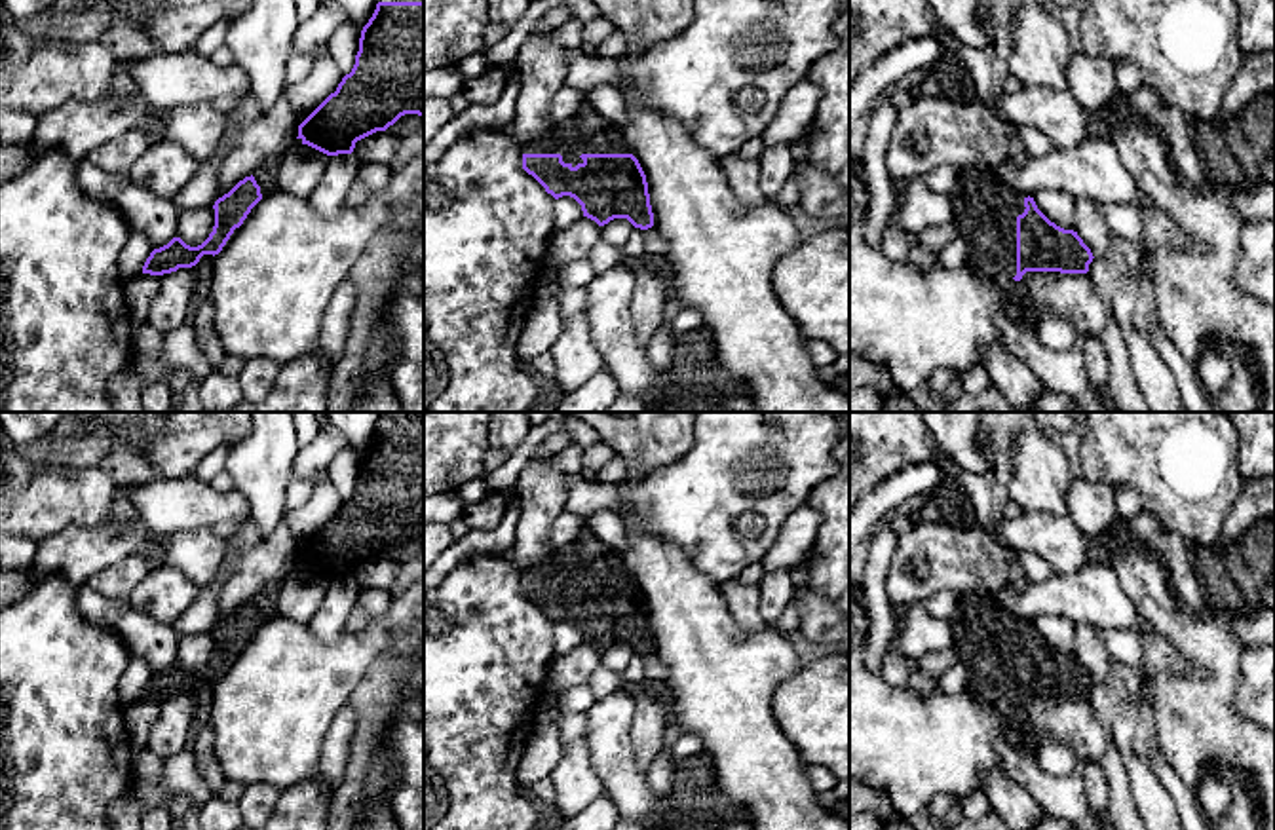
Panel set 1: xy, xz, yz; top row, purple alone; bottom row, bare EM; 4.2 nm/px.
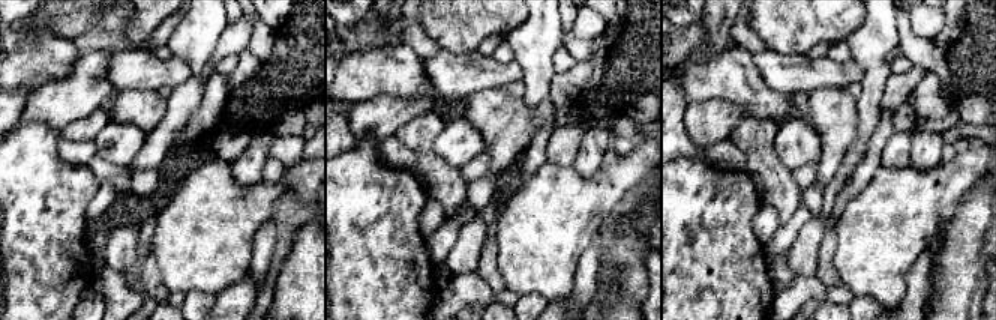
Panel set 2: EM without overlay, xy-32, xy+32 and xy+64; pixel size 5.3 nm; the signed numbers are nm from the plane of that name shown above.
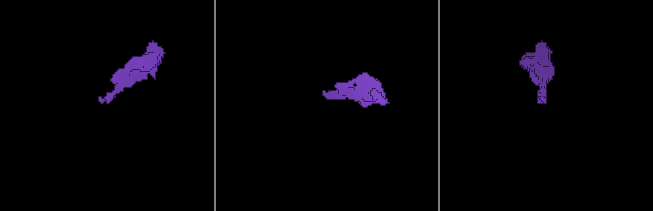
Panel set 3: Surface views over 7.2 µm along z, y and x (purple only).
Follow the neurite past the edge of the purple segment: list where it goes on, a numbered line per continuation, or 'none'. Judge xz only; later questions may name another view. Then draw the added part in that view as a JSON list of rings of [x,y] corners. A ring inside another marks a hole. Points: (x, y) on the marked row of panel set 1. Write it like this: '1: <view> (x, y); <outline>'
1: xz (588, 132); [[[585,101],[576,116],[555,122],[542,146],[528,148],[523,154],[561,154],[564,163],[576,167],[583,163],[581,154],[631,154],[631,148],[619,127]]]

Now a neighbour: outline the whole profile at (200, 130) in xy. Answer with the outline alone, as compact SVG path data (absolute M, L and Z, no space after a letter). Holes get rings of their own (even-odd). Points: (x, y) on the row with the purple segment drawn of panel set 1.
M198 103L160 114L163 139L182 146L200 163L211 160L230 131L230 114L215 103Z

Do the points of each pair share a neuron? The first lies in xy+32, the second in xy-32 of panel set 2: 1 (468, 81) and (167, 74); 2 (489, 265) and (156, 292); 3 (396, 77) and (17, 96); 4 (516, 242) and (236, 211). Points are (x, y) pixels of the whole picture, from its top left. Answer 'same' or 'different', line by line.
1: same
2: same
3: different
4: same

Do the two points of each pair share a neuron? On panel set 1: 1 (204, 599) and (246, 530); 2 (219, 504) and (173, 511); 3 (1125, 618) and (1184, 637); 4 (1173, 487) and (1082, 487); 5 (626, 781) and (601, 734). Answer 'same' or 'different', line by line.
1: same
2: same
3: different
4: different
5: same

